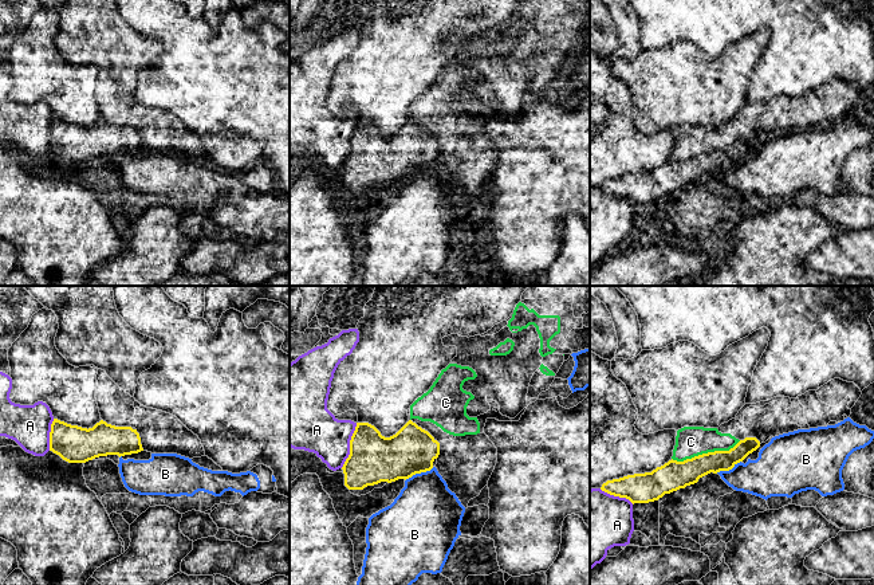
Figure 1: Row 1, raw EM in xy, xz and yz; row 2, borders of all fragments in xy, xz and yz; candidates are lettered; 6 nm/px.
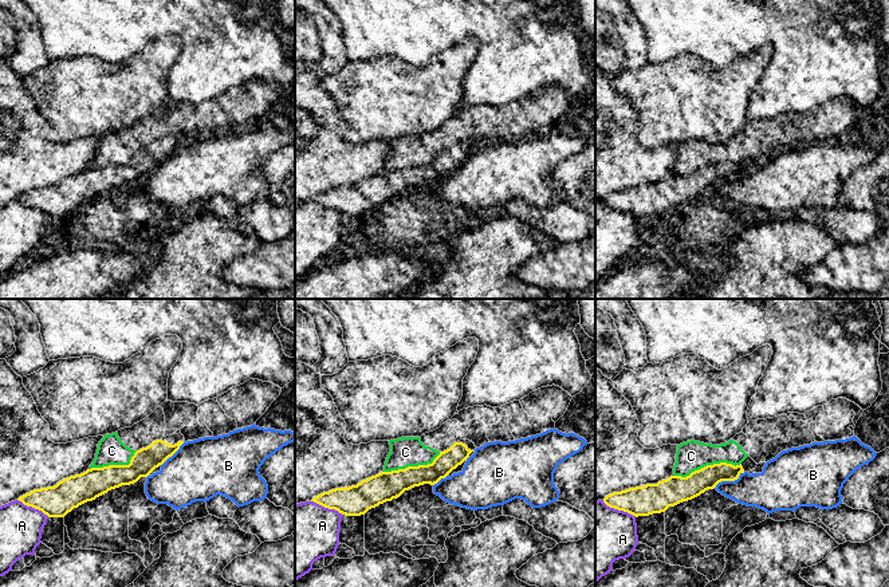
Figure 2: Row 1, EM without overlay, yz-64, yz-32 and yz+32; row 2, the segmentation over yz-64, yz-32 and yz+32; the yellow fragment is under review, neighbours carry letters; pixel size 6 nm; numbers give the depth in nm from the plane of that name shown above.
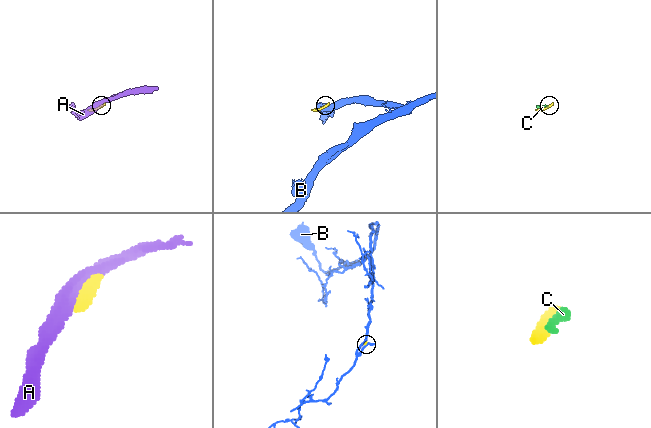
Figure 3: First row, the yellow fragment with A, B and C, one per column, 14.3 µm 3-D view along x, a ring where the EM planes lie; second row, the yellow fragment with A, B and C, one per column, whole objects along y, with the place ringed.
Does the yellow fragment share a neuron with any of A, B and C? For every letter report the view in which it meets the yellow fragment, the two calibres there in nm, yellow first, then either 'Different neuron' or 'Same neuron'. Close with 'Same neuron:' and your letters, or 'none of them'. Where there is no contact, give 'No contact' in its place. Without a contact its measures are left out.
A: Touches yellow in xz. Thickness 300 nm (yellow) against 280 nm. Different neuron
B: Touches yellow in xz. Thickness 280 nm (yellow) against 400 nm. Different neuron
C: Touches yellow in yz. Thickness 180 nm (yellow) against 180 nm. Different neuron
Same neuron: none of them

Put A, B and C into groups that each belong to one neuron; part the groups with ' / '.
A / B / C

